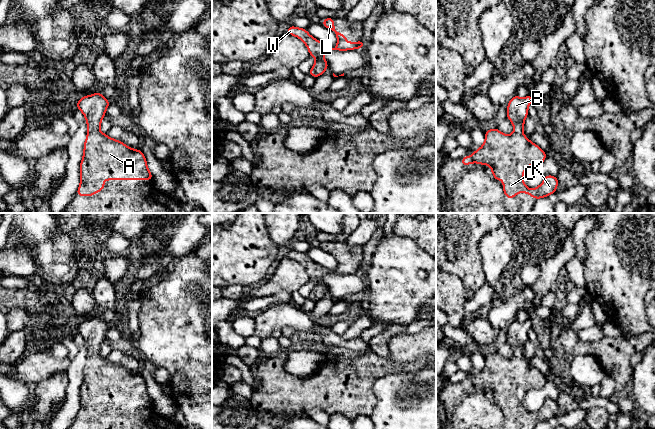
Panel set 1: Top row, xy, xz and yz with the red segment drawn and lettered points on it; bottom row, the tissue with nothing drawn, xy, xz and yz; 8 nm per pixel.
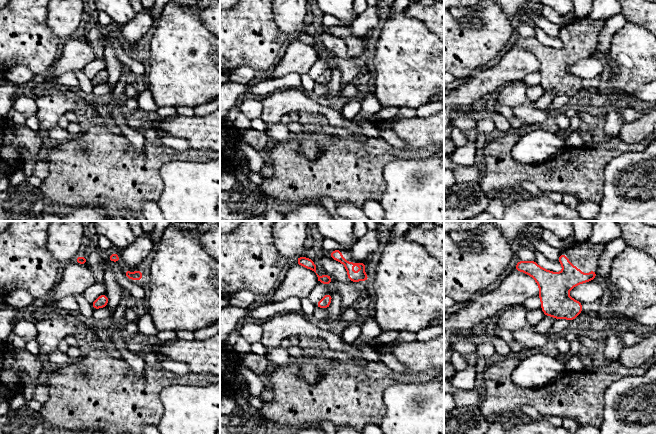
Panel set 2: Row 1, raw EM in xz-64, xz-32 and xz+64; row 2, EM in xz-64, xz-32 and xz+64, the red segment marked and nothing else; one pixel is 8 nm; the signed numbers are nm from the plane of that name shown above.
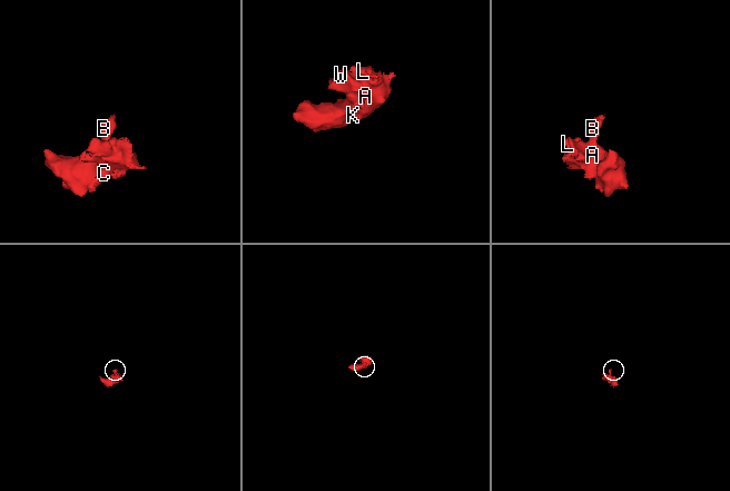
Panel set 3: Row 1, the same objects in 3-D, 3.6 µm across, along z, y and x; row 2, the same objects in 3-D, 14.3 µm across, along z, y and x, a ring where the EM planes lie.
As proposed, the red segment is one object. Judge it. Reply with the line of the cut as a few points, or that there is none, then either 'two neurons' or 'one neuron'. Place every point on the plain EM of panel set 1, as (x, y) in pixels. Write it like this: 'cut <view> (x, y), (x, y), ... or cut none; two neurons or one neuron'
cut none; one neuron

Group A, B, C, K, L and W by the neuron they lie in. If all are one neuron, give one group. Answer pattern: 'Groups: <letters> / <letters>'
Groups: A B C K L W

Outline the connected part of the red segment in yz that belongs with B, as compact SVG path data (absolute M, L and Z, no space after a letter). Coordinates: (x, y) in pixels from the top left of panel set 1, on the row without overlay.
M530 317L525 322L515 319L507 328L507 342L512 346L514 356L506 359L497 352L486 355L484 368L471 380L461 383L463 390L488 388L494 403L503 405L504 419L510 423L524 416L537 424L555 417L558 411L558 403L552 399L545 400L544 405L534 413L529 413L523 406L525 394L530 389L541 389L546 383L546 376L523 358L531 326Z

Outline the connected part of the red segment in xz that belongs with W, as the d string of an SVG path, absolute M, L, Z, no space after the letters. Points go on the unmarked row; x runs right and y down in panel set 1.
M325 242L322 245L322 248L326 252L335 257L338 263L335 272L332 272L319 264L316 264L304 252L297 252L289 249L289 252L286 256L297 262L300 262L308 272L309 279L314 280L316 282L312 293L308 297L308 299L314 300L315 302L322 299L328 292L328 287L324 283L324 278L327 275L330 274L346 275L346 274L360 273L364 271L363 263L360 264L359 266L347 266L345 258L339 257L334 252L334 242Z

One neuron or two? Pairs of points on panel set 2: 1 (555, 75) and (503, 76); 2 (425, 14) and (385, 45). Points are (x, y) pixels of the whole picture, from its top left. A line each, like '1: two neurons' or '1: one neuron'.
1: two neurons
2: two neurons

